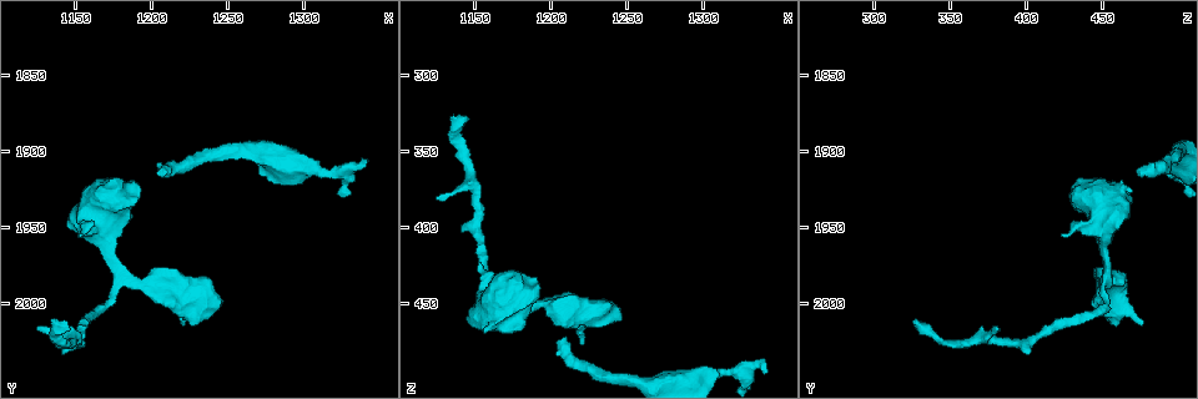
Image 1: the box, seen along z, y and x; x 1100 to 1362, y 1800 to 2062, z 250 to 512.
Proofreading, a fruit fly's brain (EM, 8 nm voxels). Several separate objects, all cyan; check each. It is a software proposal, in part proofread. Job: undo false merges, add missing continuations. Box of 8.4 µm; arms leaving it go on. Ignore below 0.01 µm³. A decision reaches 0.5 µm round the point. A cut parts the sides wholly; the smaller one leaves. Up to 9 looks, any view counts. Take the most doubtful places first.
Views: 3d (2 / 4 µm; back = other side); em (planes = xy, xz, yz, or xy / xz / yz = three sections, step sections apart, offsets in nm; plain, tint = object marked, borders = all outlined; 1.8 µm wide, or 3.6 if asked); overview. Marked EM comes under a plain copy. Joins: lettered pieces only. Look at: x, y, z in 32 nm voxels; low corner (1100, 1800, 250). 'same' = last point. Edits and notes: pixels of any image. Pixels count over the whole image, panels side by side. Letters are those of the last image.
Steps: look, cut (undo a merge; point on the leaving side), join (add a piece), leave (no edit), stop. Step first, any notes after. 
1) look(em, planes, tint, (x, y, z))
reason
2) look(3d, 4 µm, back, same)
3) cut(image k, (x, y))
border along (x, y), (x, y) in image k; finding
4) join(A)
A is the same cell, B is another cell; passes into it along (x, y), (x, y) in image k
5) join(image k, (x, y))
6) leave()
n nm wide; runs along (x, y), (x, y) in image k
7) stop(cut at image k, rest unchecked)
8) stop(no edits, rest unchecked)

look(em, planes, borders, (1206, 1918, 474))
an open end

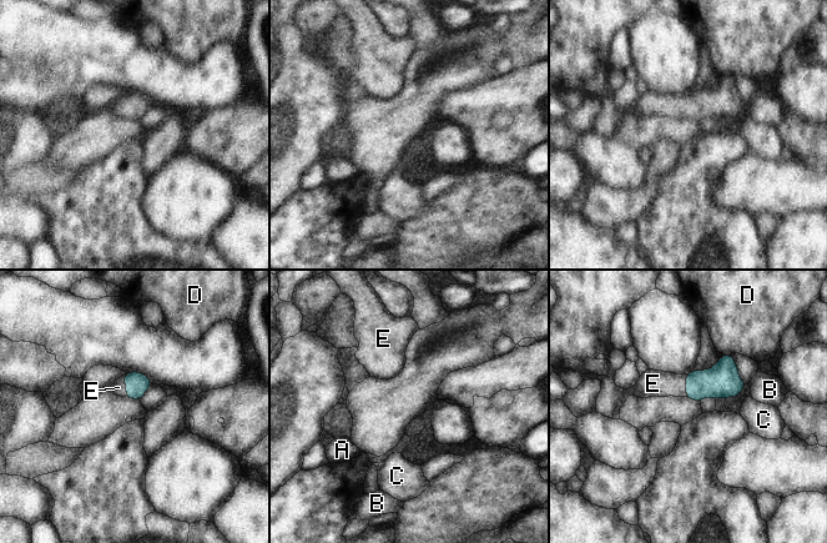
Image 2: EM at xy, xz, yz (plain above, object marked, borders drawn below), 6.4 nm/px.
join(E)
E touches over 140 nm; E is the same cell, A, B, C and D are other cells; passes into it along (137, 383), (126, 386), (119, 387) in image 2; it goes on there

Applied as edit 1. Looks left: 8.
look(overview)
see it whole again

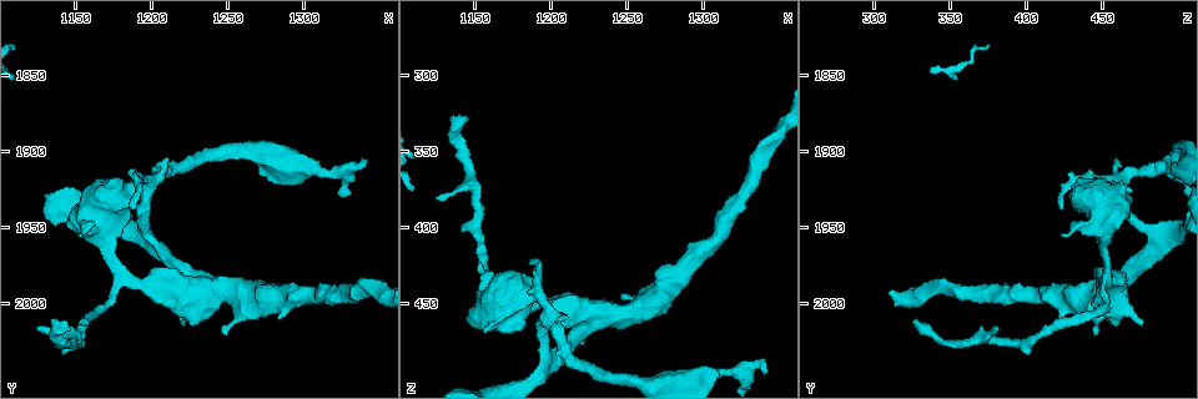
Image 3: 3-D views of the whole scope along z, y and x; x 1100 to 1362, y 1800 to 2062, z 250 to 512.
look(em, planes, borders, (1136, 2012, 324))
free end

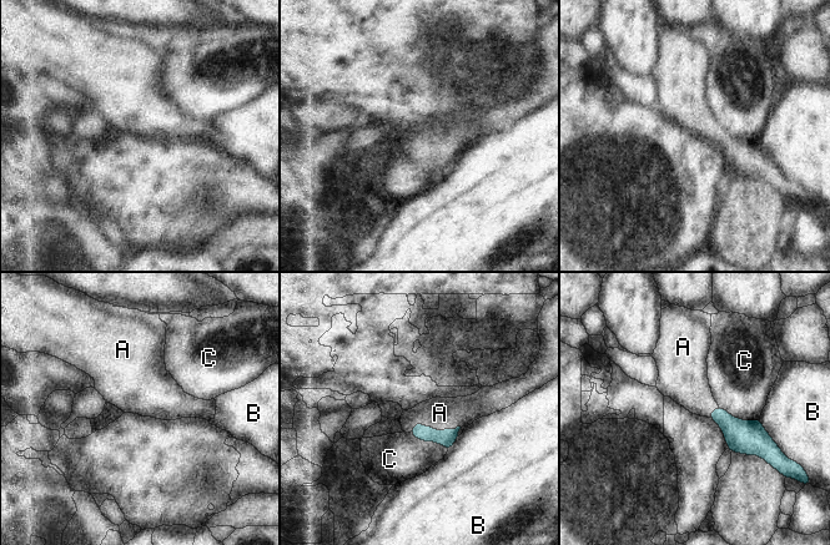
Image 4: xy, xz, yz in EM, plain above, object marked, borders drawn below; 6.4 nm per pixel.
join(A)
A touches over 340 nm; A is the same cell, B and C are other cells; passes into it along (446, 438), (433, 429), (439, 413) in image 4; the neuron continues

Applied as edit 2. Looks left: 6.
look(3d, 4 µm, back, (1344, 1906, 494))
branch stops here

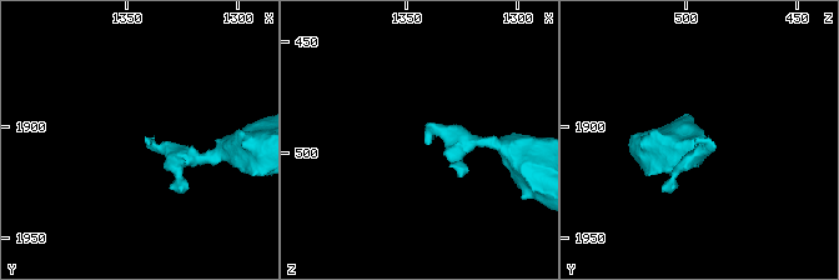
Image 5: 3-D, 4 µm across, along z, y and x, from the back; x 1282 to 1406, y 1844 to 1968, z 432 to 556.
look(em, 3.6 µm, xy, step 8, tint, (1342, 1906, 494))
need the tissue

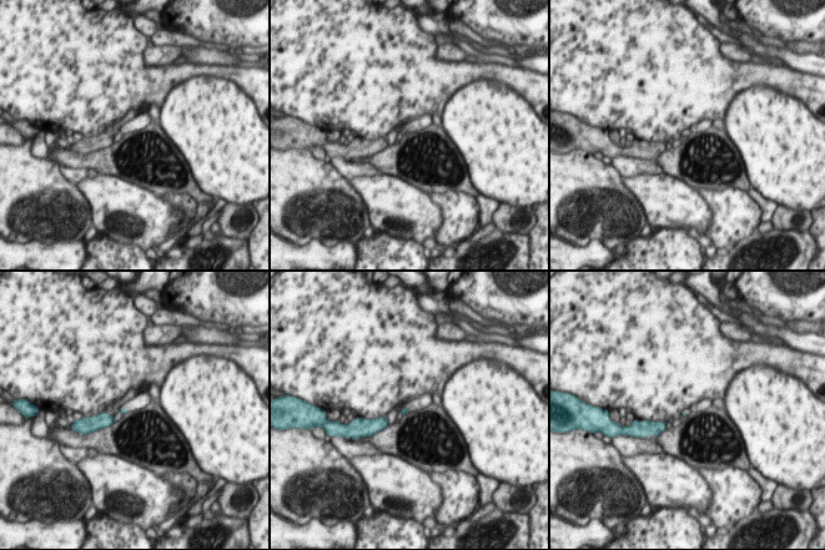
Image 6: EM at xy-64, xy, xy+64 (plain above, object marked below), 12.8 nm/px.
look(em, 3.6 µm, planes, borders, same)
another direction

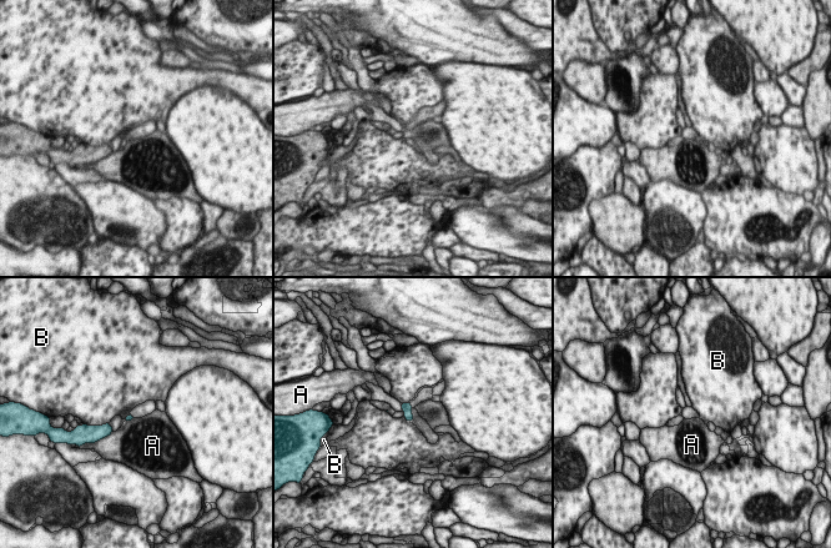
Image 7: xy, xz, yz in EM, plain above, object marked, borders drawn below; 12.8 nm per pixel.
leave()
A and B are other cells; border along (112, 432), (97, 441) in image 7; no lettered piece goes on from it

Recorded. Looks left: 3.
look(3d, 4 µm, (1150, 1954, 424))
branch stops here

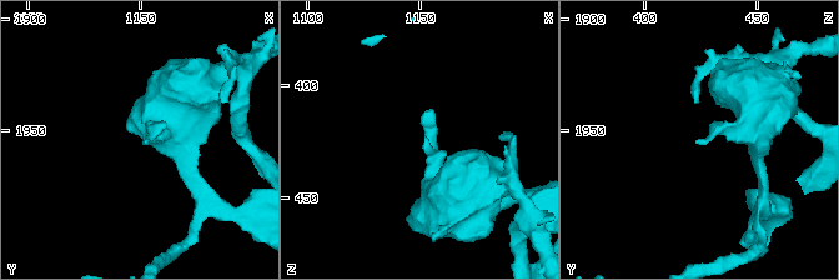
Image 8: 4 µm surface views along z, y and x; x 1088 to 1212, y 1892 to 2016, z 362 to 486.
look(em, planes, borders, (1151, 1955, 424))

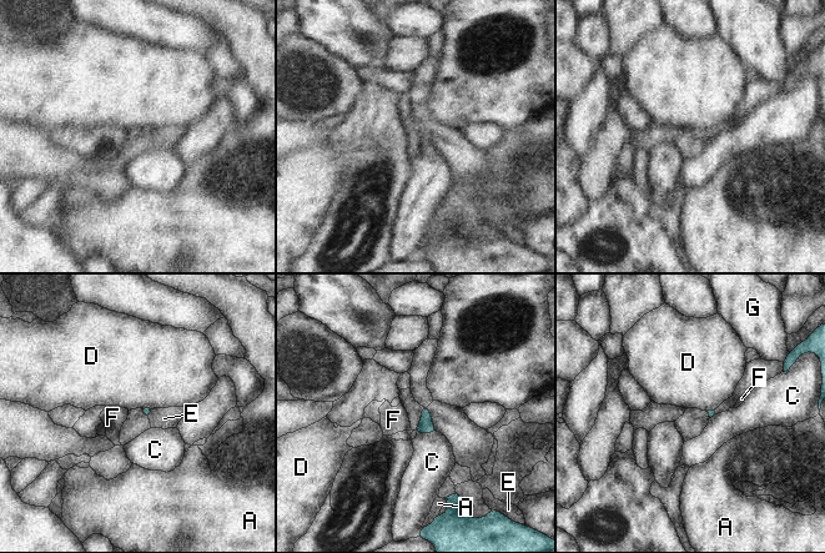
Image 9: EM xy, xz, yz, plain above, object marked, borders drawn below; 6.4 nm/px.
leave()
A, C, D, E, F and G are other cells; border along (152, 407), (144, 406), (141, 408) in image 9; no lettered piece goes on from it

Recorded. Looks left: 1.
stop(join at image 2, join at image 4, rest unchecked)

